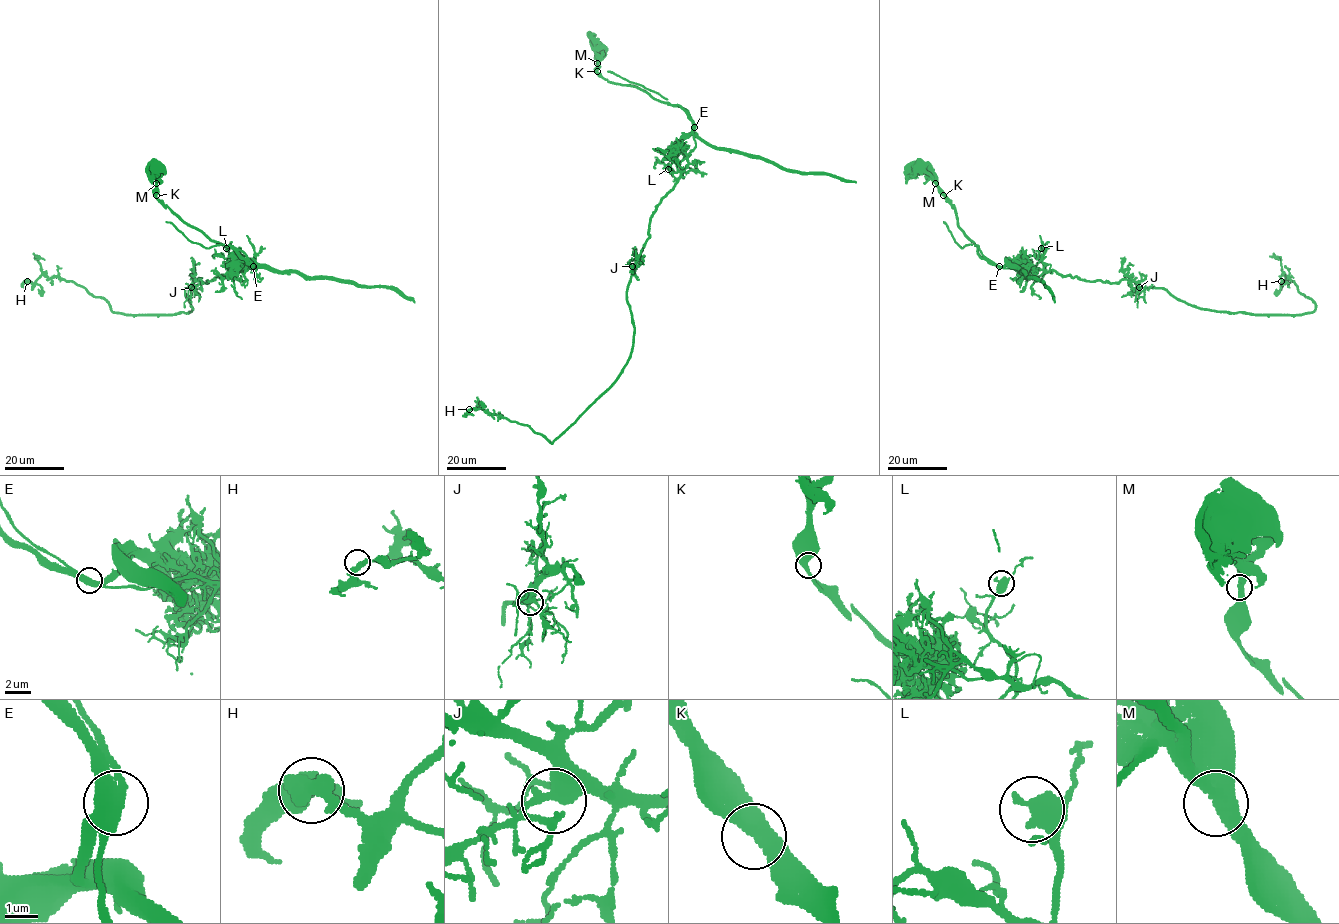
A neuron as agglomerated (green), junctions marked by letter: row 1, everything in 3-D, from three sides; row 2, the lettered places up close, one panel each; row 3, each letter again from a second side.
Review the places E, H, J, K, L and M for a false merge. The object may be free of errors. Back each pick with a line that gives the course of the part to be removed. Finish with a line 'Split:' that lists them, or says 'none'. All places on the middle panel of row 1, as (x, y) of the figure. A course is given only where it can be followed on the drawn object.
E: Course of the part to remove: (695, 127), (687, 167), (650, 218), (632, 271), (631, 356), (618, 379), (552, 443), (481, 408), (466, 416)
Split: E

